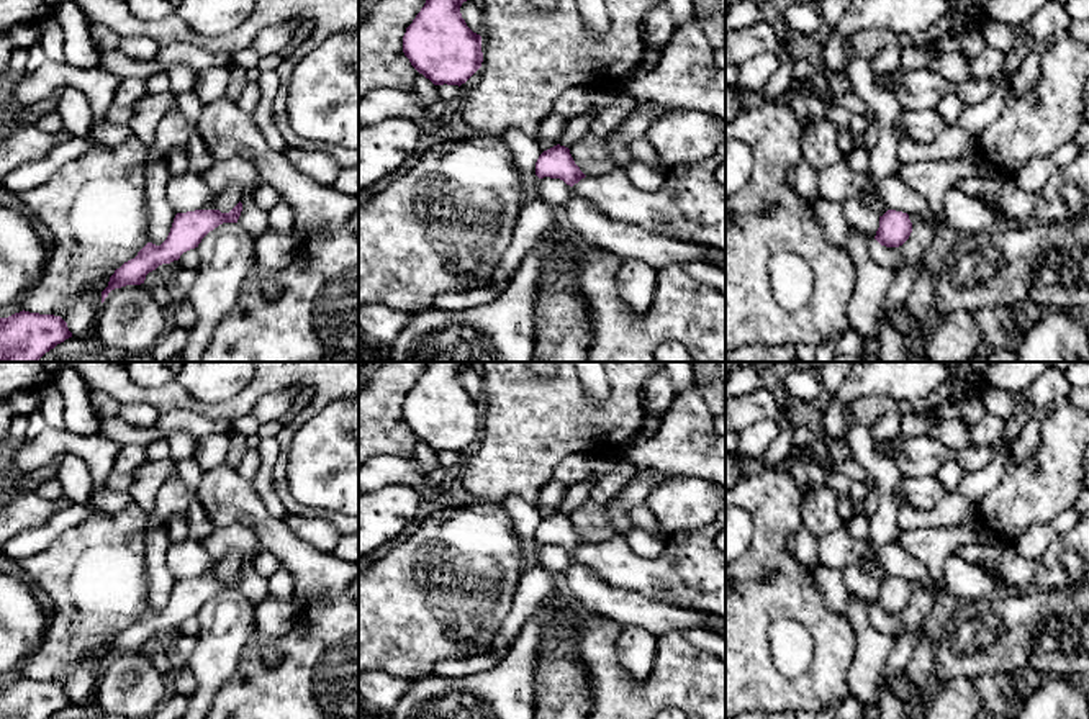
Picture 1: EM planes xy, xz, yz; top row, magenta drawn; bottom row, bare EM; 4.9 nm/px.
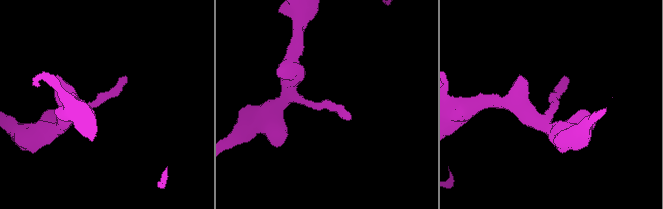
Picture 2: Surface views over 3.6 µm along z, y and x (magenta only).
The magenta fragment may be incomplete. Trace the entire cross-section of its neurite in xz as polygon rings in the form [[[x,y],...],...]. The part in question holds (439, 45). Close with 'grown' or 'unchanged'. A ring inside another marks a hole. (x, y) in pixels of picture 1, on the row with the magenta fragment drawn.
[[[426,0],[403,36],[404,56],[434,85],[460,87],[481,67],[481,36],[473,33],[462,18],[463,2],[467,0]]]; unchanged

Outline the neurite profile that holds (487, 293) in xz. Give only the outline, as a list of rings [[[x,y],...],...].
[[[508,283],[499,287],[485,285],[481,288],[463,293],[439,293],[434,298],[434,308],[444,311],[459,311],[467,308],[481,306],[495,301],[506,288]]]

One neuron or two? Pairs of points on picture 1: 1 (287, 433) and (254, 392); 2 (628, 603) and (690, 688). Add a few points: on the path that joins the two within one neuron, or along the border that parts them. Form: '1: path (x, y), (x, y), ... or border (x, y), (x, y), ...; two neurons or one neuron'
1: path (311, 406), (316, 390), (305, 379), (280, 379); one neuron
2: border (680, 631), (670, 631), (657, 637); two neurons

